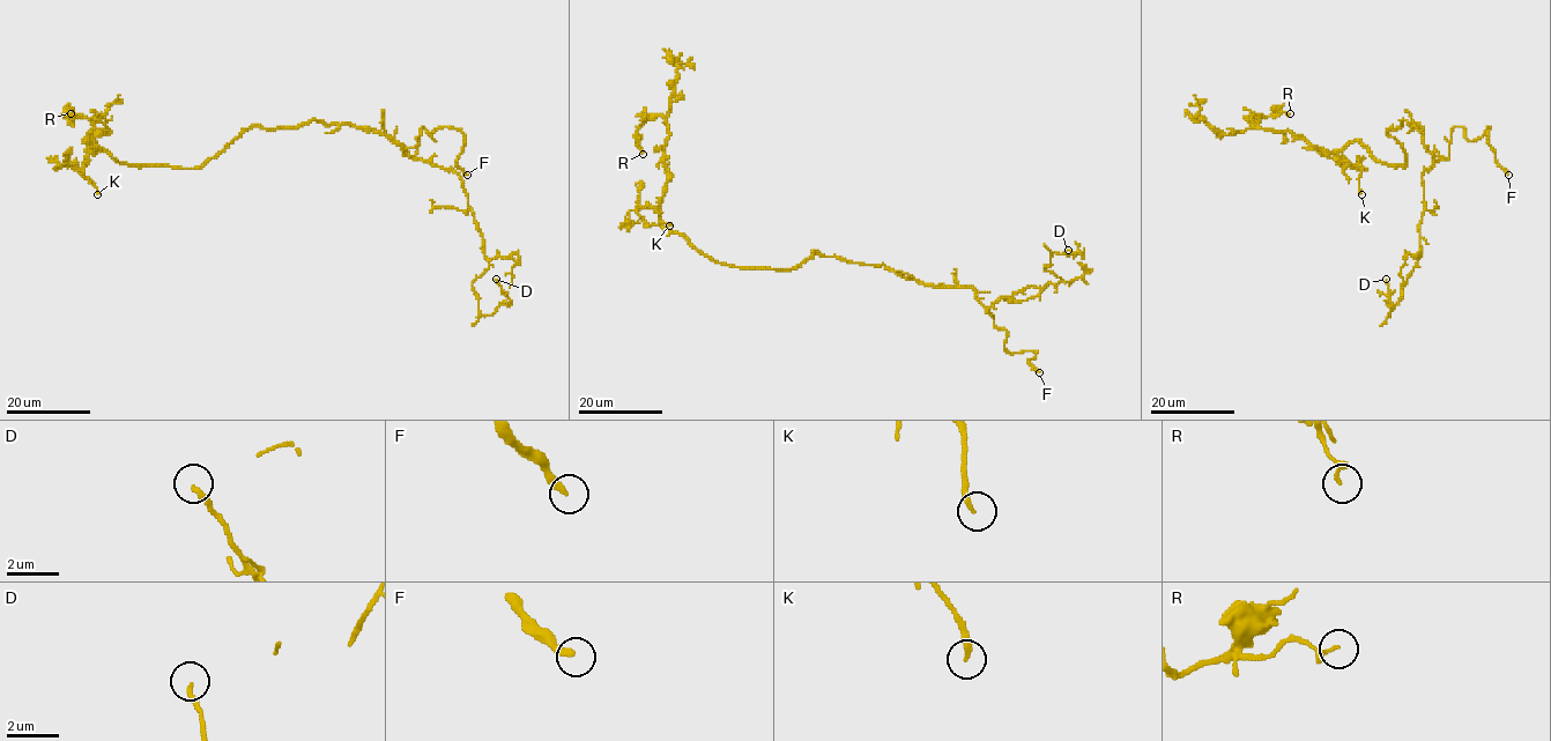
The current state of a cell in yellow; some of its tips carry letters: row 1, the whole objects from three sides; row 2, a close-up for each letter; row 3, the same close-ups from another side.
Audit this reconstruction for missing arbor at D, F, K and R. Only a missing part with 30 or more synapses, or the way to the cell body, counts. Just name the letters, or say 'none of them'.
F

